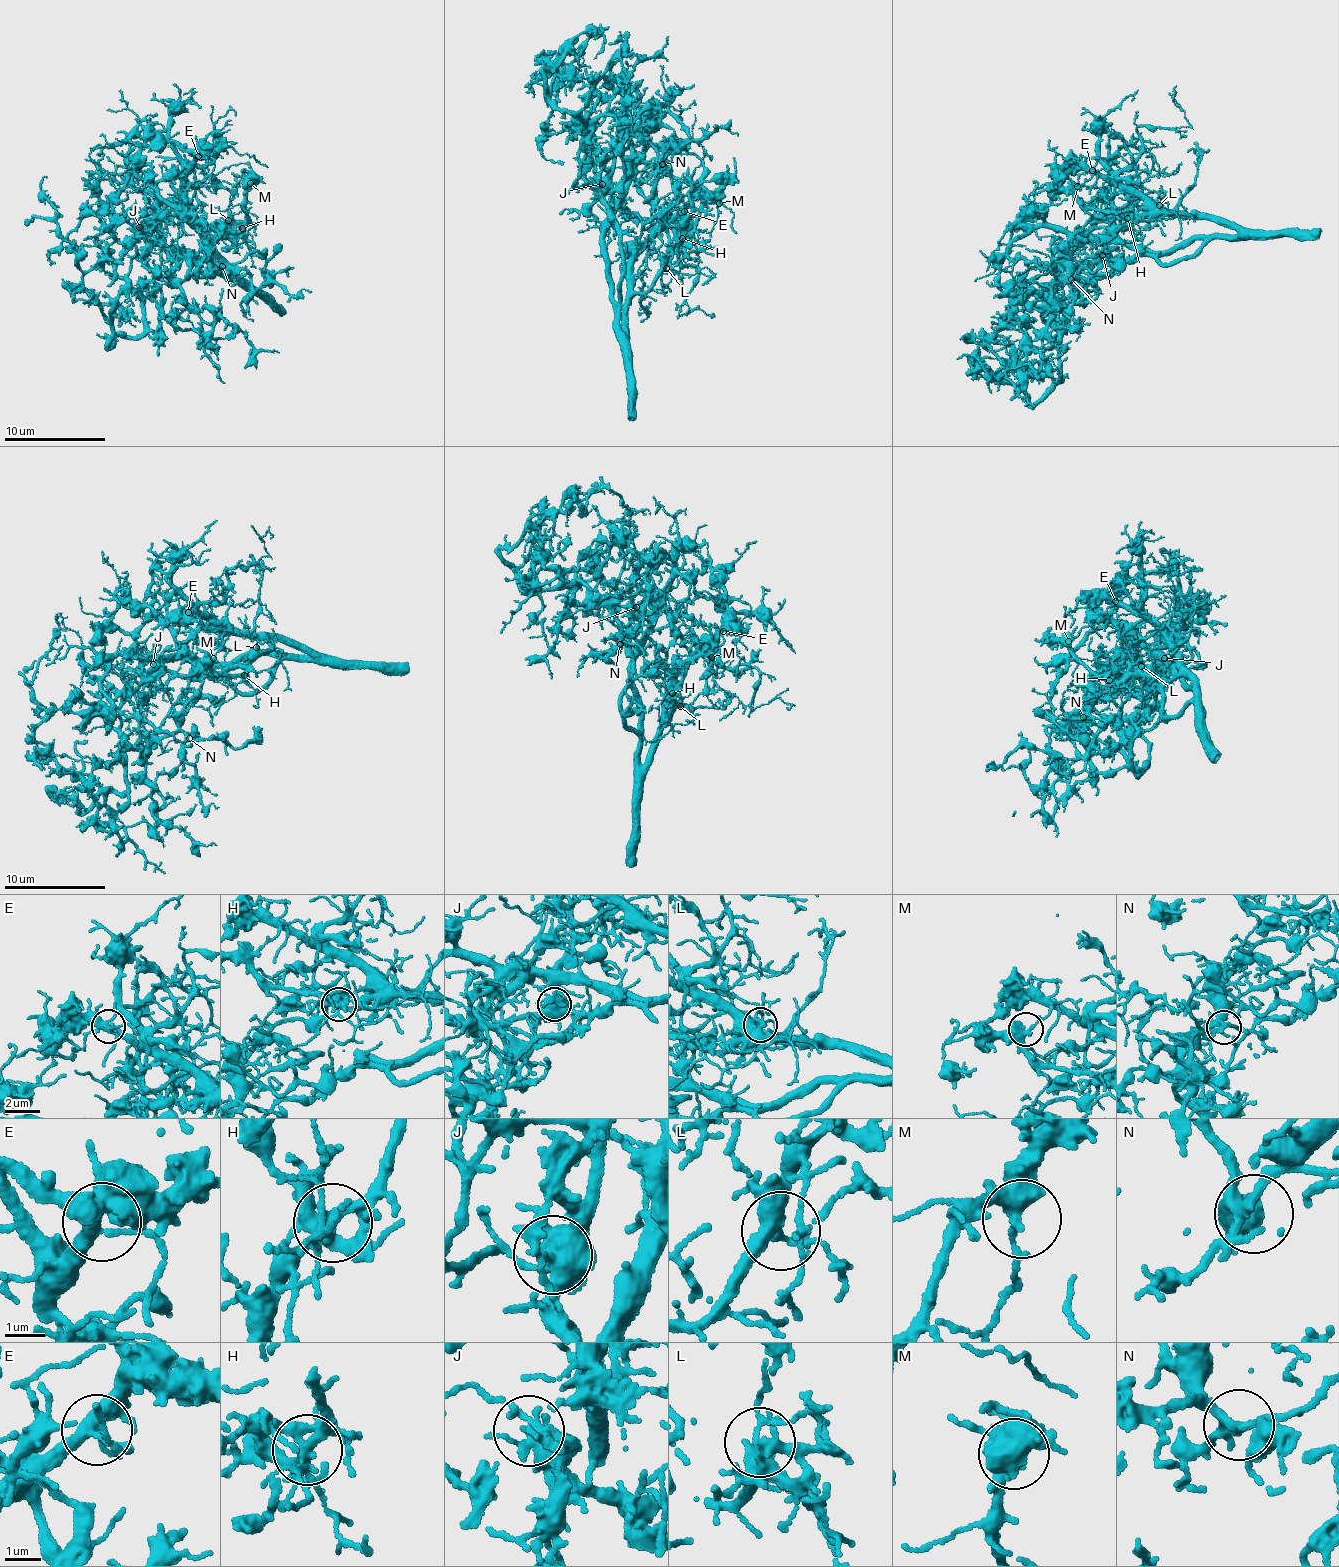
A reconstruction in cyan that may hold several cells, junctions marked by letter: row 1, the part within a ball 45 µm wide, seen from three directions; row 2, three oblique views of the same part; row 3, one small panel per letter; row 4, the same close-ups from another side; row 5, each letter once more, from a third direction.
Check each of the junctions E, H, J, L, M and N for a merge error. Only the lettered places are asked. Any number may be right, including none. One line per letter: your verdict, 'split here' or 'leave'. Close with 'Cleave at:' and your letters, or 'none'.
E: leave
H: split here
J: leave
L: leave
M: leave
N: leave
Cleave at: H

